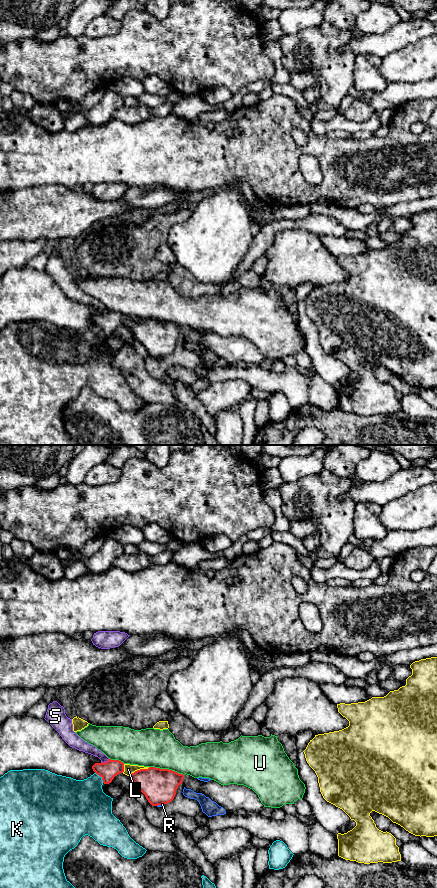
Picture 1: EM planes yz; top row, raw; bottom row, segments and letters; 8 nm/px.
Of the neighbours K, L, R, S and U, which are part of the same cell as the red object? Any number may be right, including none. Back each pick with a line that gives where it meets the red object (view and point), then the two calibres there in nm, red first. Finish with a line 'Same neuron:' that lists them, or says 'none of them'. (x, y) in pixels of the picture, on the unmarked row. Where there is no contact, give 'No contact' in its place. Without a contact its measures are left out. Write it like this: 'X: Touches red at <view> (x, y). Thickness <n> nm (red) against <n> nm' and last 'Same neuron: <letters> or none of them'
Same neuron: none of them

